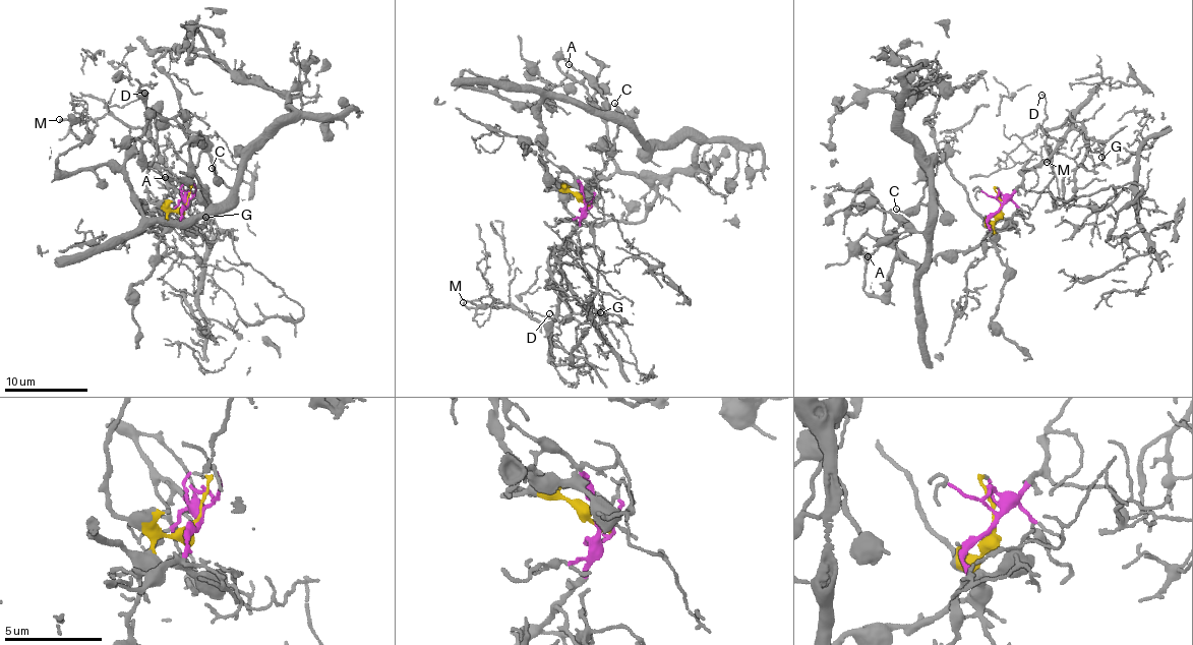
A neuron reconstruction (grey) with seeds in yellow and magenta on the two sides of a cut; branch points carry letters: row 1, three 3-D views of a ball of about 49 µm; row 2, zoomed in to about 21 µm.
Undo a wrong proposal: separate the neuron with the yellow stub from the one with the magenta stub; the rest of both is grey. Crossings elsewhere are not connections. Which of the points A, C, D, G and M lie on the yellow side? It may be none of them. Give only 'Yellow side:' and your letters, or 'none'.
Yellow side: A, C

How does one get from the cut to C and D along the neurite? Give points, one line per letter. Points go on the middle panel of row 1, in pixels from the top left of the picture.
C: (583, 201), (559, 184), (544, 166), (540, 101), (546, 97), (577, 100), (631, 127), (623, 125), (615, 103)
D: (583, 201), (577, 229), (549, 258), (559, 302), (552, 321), (539, 324), (515, 307), (548, 313)

